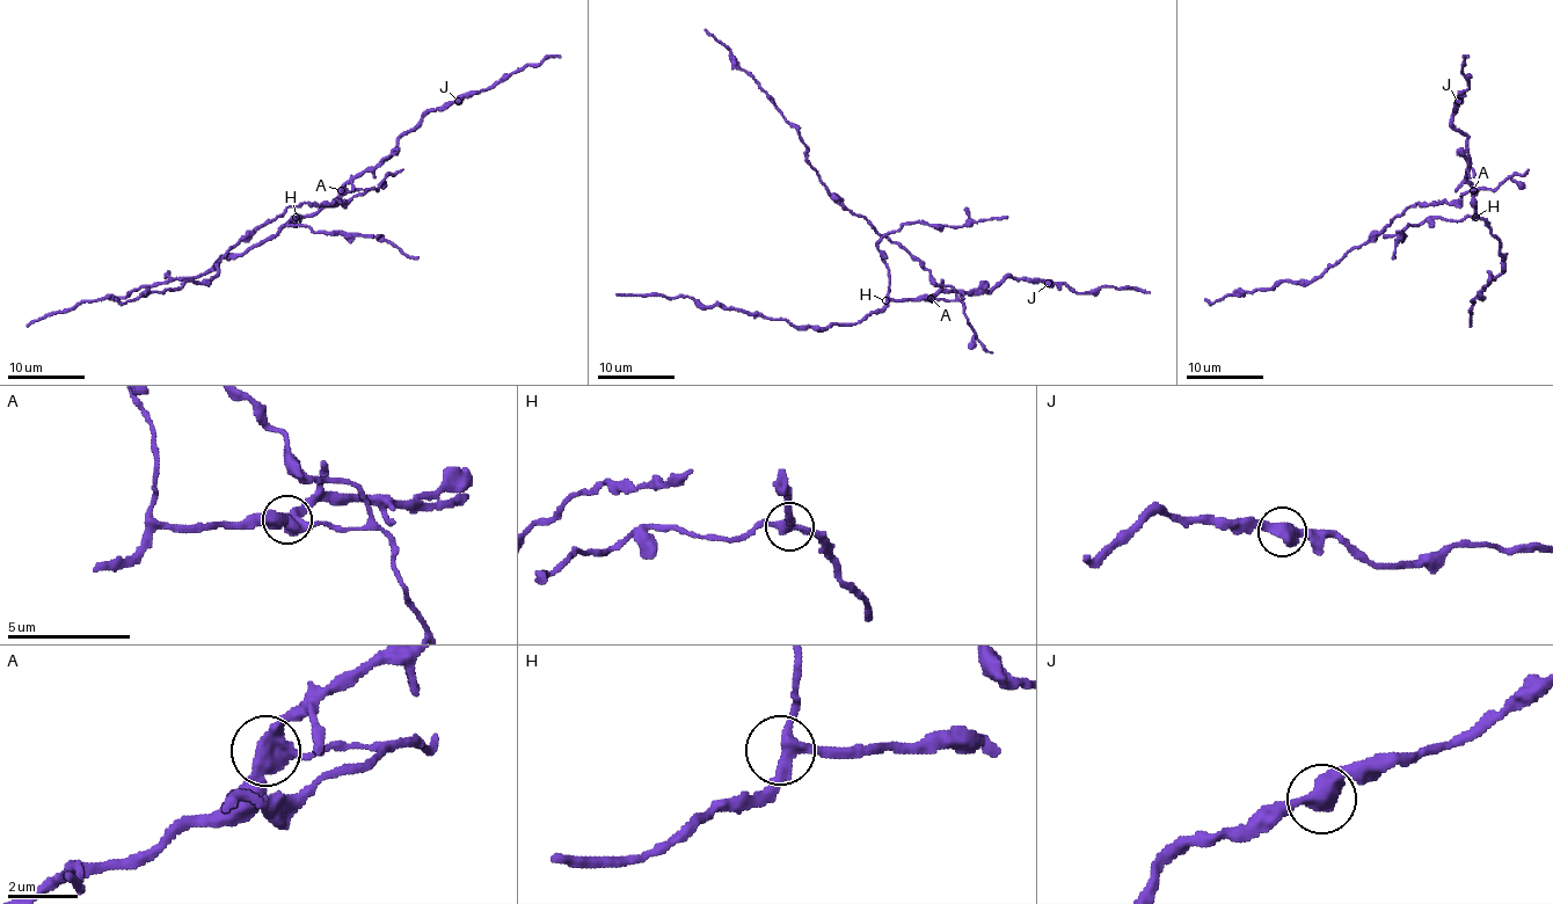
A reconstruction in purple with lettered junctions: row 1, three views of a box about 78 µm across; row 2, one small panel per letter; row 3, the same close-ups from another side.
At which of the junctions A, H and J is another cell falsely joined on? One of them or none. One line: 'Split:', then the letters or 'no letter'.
Split: A

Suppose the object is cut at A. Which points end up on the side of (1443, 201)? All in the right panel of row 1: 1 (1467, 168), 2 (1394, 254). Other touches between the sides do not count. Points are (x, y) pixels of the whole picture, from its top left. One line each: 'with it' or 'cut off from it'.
1: cut off from it
2: cut off from it

